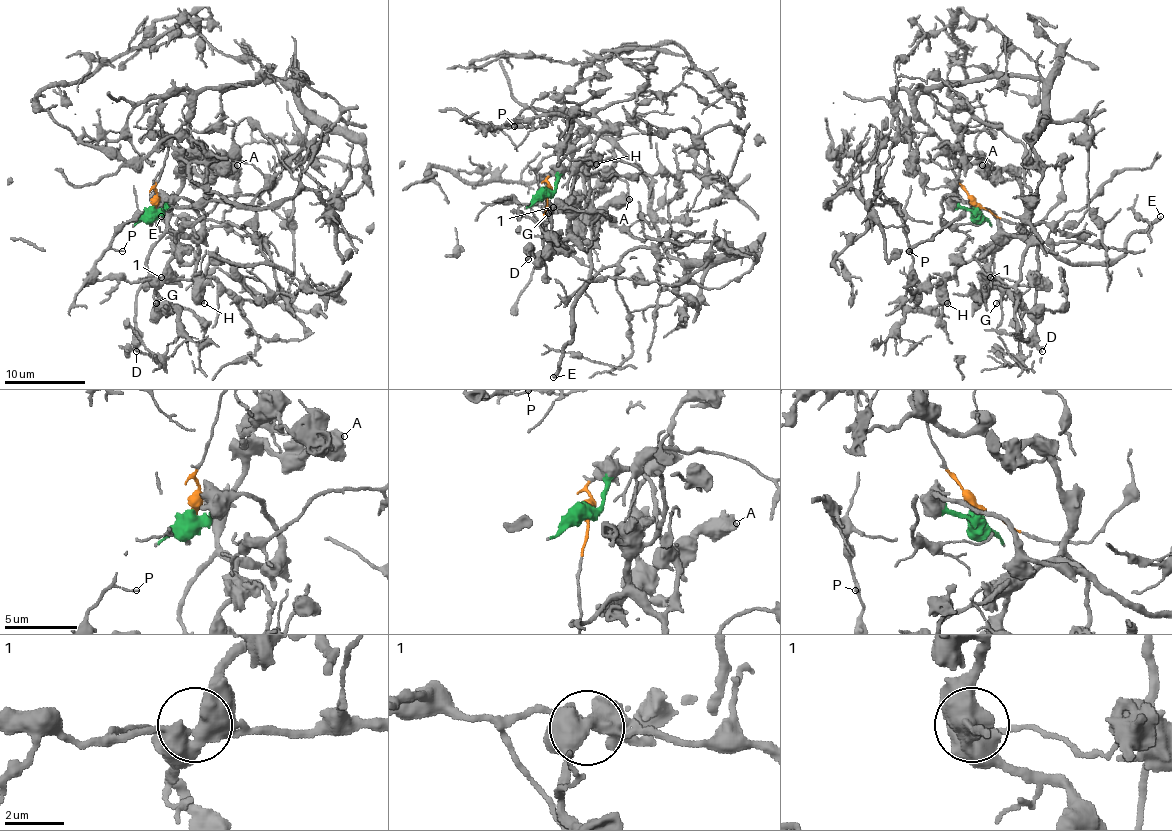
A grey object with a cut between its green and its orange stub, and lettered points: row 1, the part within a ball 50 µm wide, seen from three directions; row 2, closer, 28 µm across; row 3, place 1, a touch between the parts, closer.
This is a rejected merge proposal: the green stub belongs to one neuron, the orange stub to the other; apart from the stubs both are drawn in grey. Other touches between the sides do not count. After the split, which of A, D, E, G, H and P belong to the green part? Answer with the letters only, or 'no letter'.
A, D, E, G, H

